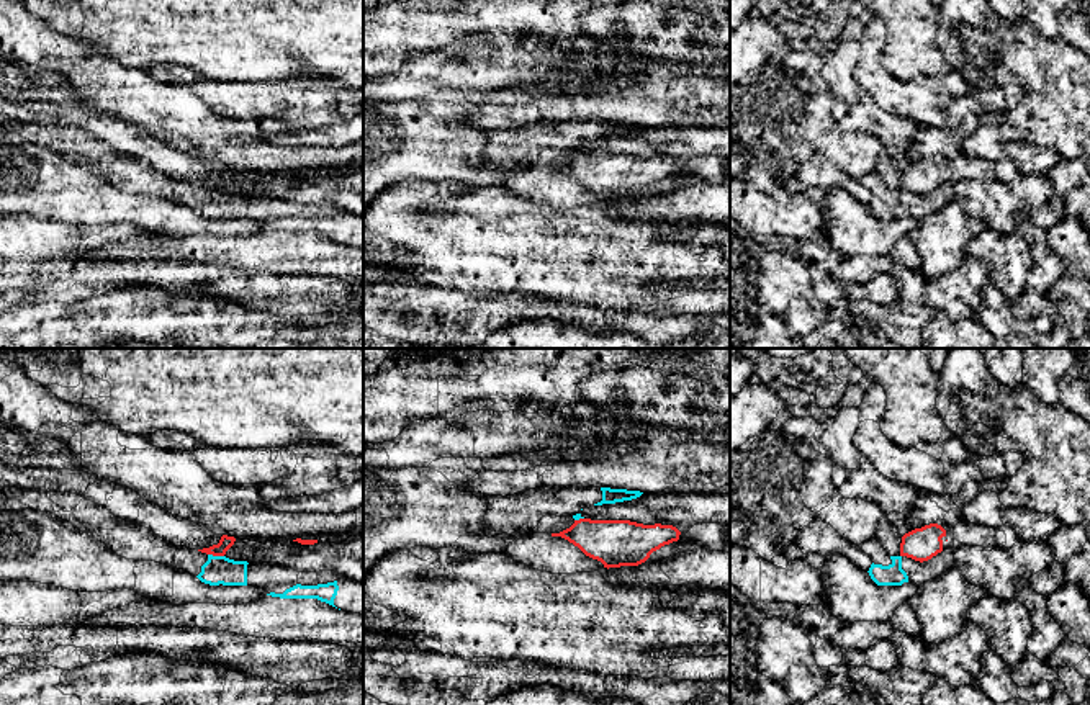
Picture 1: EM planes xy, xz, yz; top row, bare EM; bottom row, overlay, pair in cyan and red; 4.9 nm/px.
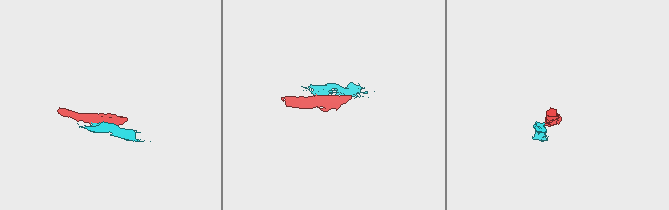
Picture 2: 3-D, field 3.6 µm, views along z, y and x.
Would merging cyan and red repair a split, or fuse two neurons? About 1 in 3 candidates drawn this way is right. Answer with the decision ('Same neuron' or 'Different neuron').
Different neuron

